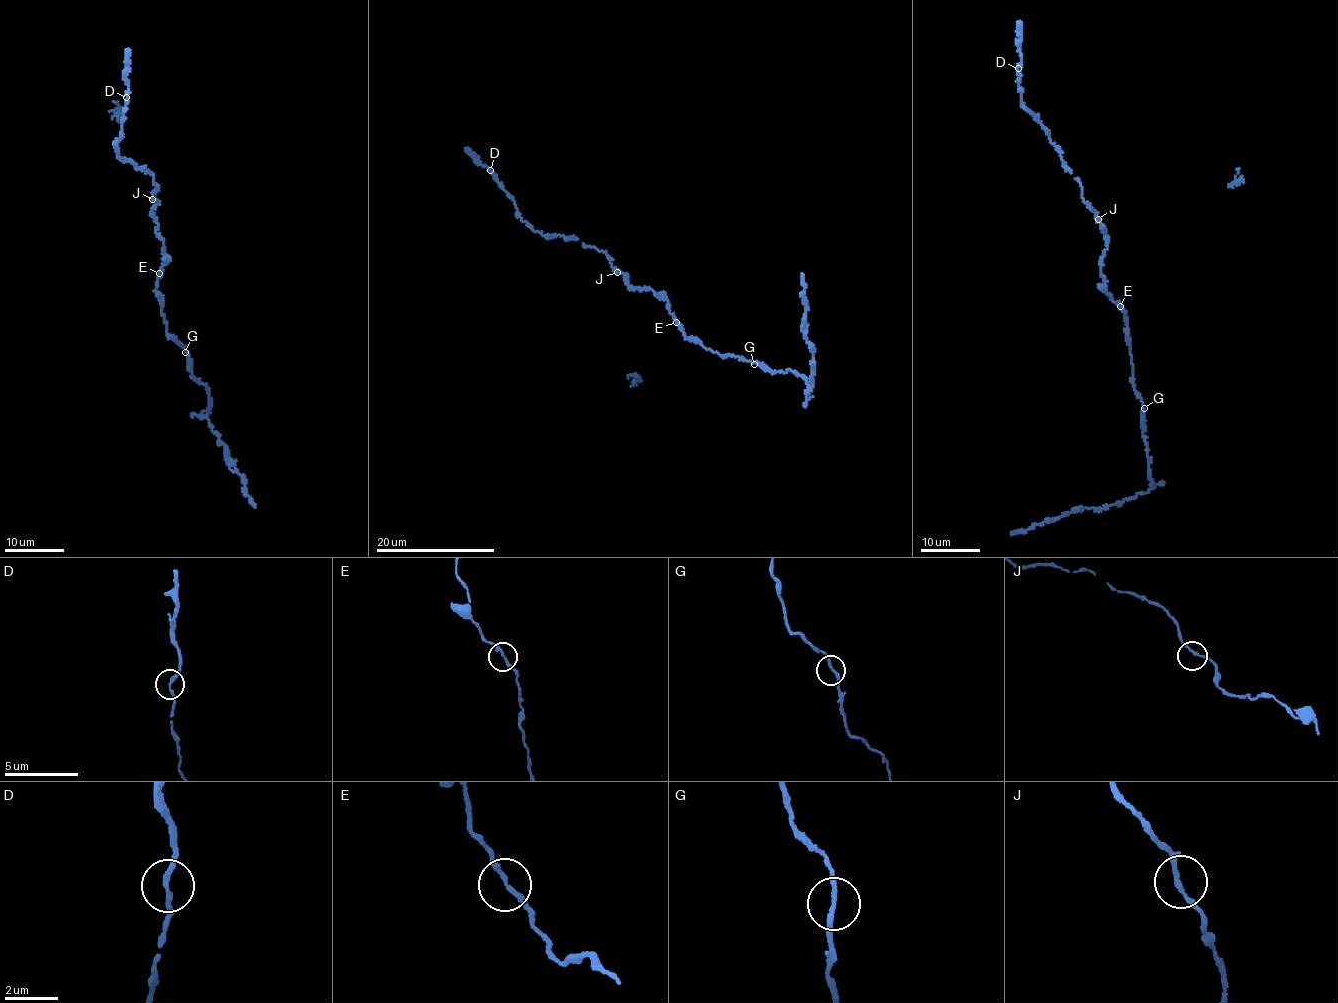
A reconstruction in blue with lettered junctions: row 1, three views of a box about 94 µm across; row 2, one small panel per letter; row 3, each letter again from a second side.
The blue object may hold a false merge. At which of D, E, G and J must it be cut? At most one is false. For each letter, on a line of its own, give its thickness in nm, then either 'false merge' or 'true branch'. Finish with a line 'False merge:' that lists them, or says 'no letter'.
D: 170 nm thick; false merge
E: 170 nm thick; true branch
G: 180 nm thick; true branch
J: 170 nm thick; true branch
False merge: D

